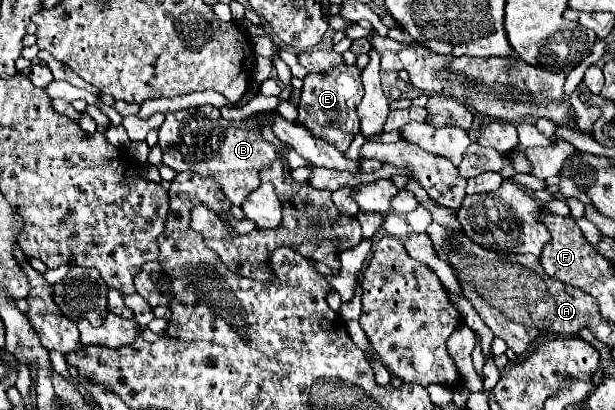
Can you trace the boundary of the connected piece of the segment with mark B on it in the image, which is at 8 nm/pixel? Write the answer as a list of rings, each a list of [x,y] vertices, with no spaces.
[[[213,105],[165,115],[165,123],[159,129],[159,147],[163,151],[163,165],[175,173],[189,169],[201,177],[215,179],[221,185],[223,195],[233,205],[241,205],[243,199],[247,199],[247,195],[259,187],[259,169],[263,165],[271,165],[277,159],[275,147],[261,137],[261,131],[253,127],[233,127]]]

